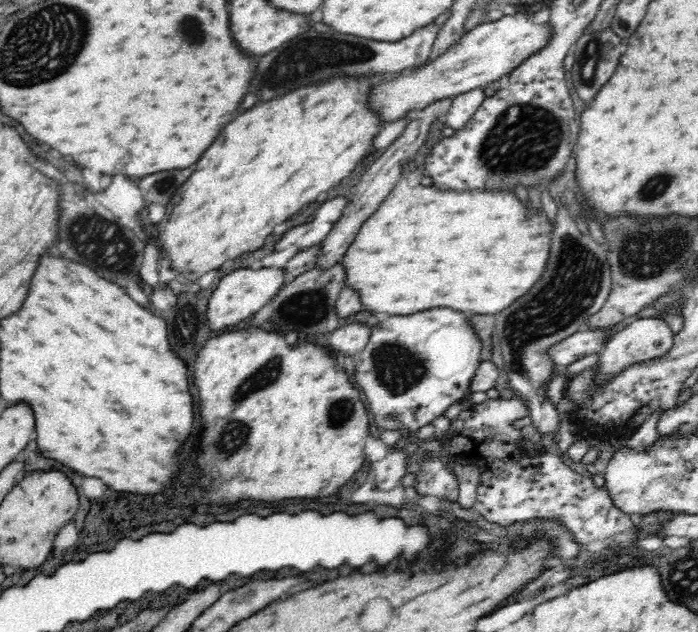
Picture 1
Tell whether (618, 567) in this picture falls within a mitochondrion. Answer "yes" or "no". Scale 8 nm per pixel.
no

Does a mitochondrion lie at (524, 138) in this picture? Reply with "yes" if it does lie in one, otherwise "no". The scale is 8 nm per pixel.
yes

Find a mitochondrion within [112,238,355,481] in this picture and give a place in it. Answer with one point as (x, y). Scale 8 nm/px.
(304, 309)

